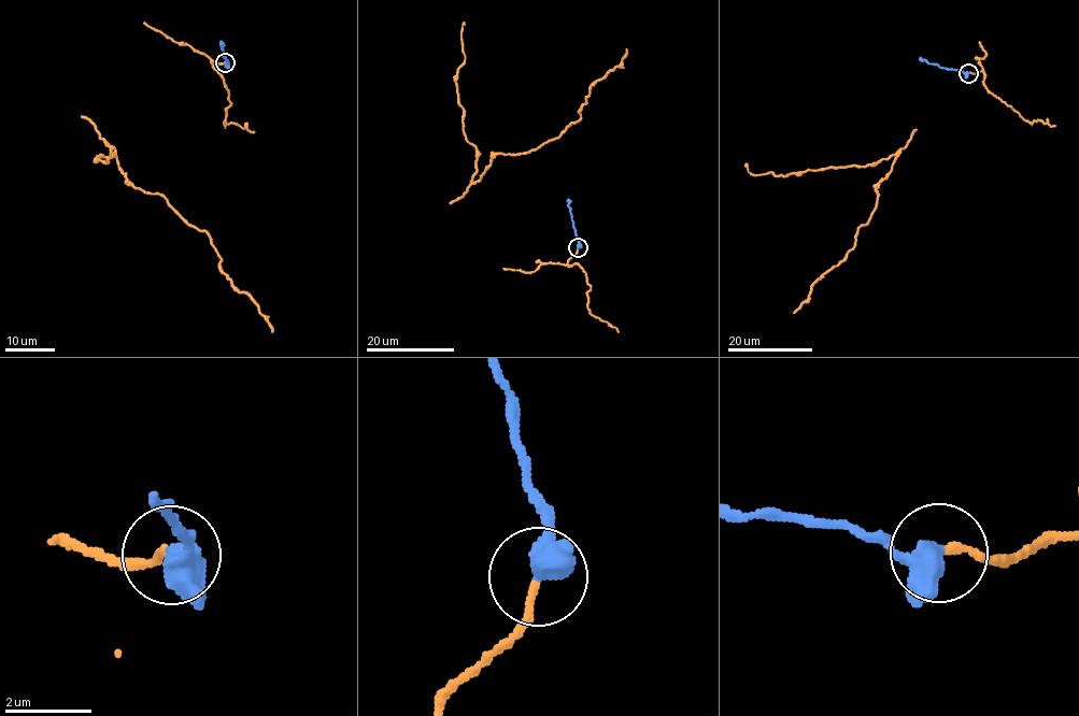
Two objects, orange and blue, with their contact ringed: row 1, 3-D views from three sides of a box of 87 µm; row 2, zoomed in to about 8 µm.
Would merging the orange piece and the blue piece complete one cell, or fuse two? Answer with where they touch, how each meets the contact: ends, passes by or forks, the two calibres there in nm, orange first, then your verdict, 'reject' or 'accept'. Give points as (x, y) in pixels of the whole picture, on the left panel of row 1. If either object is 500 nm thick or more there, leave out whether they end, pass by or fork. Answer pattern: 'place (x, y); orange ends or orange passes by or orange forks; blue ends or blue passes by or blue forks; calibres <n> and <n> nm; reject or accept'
place (225, 62); orange ends; blue passes by; calibres 170 and 440 nm; accept

